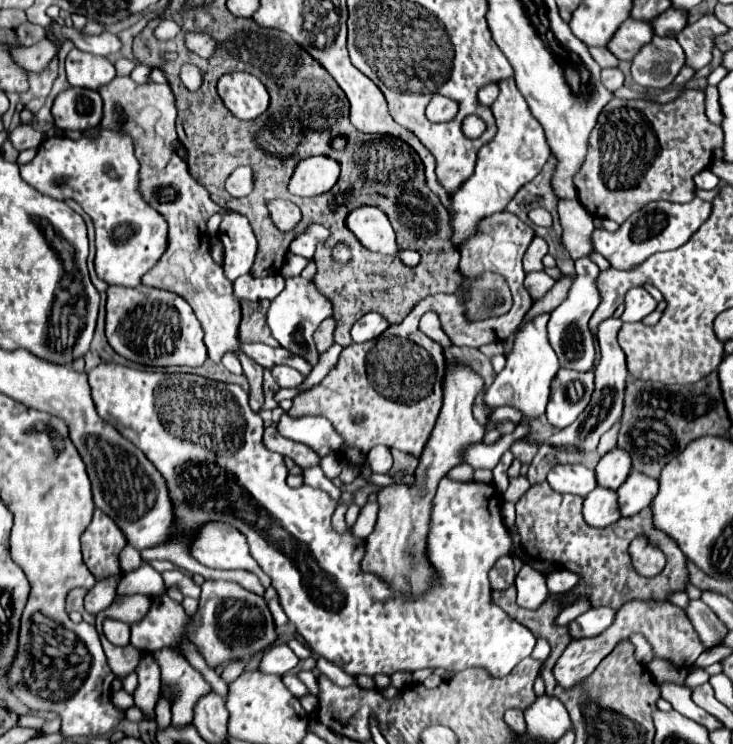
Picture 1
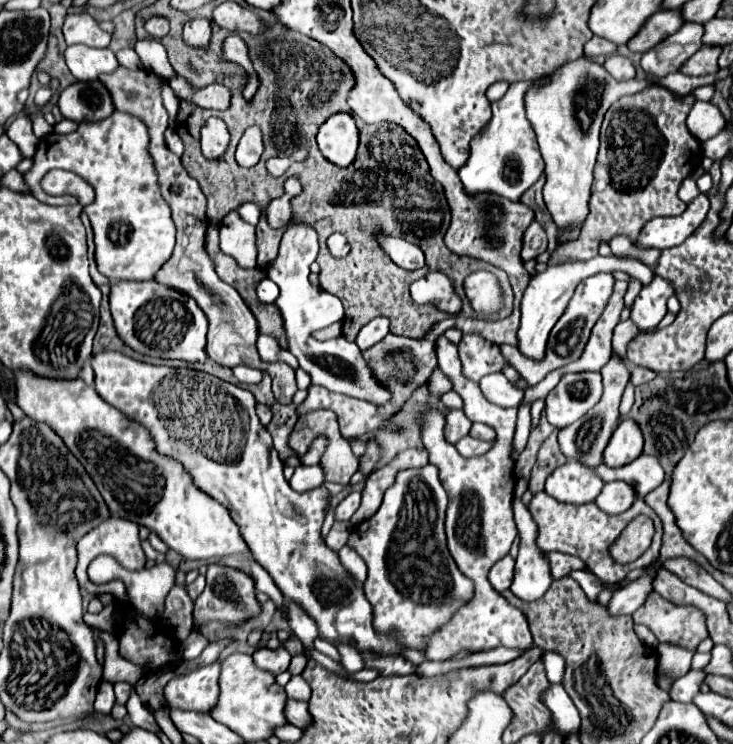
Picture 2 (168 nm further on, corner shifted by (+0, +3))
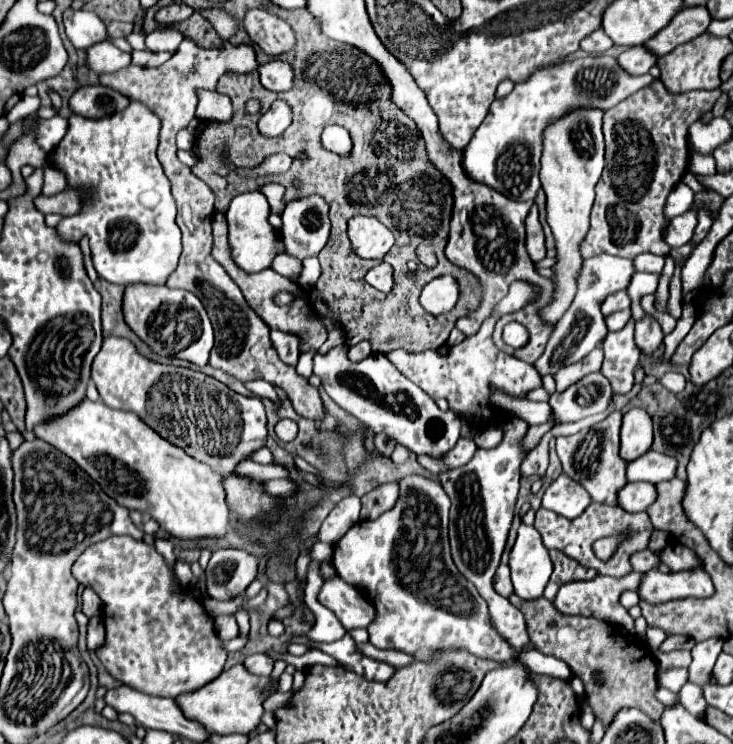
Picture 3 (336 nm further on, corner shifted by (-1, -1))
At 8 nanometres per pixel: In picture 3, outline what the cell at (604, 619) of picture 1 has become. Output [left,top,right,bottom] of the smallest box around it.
[638,568,714,604]

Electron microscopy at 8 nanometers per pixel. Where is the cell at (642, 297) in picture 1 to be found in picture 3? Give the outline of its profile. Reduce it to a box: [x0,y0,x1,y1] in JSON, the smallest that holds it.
[636,314,664,352]

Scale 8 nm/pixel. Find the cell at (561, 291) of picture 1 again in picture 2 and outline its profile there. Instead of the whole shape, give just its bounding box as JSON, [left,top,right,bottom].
[551,86,701,262]

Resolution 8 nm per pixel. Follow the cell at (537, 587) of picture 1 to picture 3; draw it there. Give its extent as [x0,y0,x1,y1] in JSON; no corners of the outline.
[510,524,552,600]

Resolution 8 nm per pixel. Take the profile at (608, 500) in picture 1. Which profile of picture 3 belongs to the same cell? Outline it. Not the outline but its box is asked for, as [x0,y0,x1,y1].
[618,484,656,512]

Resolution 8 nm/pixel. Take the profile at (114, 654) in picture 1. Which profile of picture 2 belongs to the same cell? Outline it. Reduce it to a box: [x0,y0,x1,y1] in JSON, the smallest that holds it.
[114,682,131,705]

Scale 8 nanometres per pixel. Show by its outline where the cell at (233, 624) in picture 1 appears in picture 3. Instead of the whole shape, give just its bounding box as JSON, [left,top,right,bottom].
[208,550,258,600]

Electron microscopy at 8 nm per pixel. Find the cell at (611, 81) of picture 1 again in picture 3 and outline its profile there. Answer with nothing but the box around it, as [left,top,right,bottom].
[618,46,656,76]

